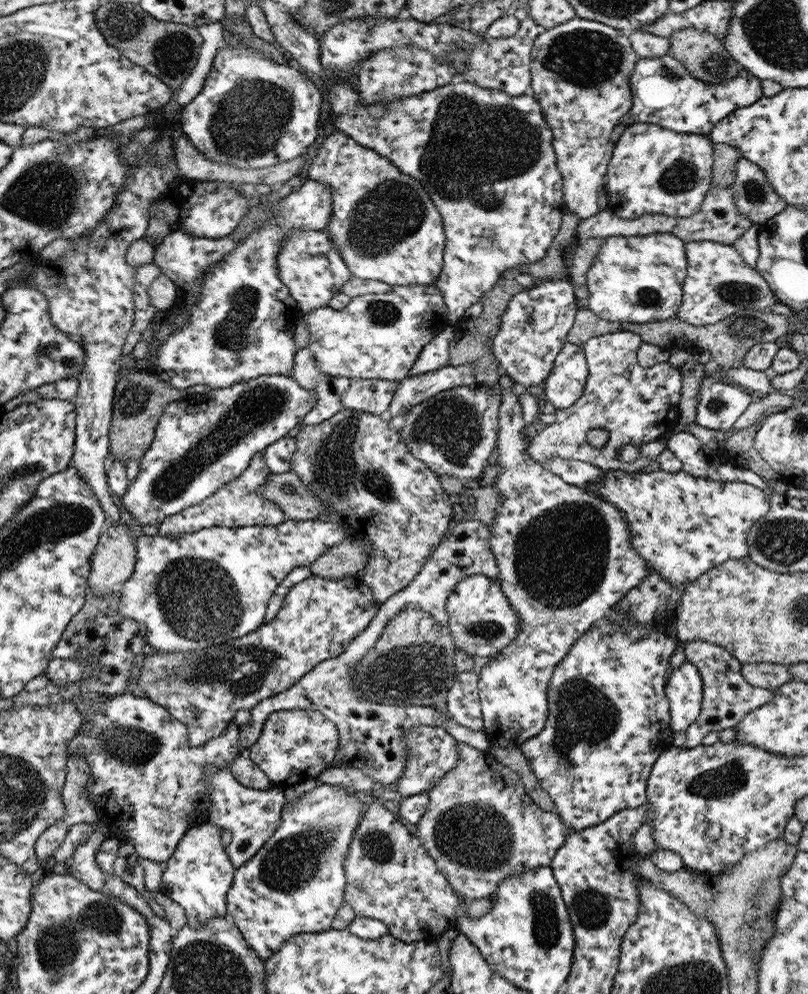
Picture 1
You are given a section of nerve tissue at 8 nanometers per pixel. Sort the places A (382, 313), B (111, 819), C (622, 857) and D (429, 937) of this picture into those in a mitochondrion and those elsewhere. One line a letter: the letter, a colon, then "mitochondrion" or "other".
A: mitochondrion
B: other
C: other
D: other

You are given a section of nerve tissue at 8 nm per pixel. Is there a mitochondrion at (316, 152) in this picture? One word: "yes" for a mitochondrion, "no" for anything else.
no

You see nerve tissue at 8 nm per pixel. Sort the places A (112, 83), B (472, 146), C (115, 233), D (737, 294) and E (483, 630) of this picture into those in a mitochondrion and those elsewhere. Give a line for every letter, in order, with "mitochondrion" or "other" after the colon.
A: other
B: mitochondrion
C: other
D: mitochondrion
E: mitochondrion

